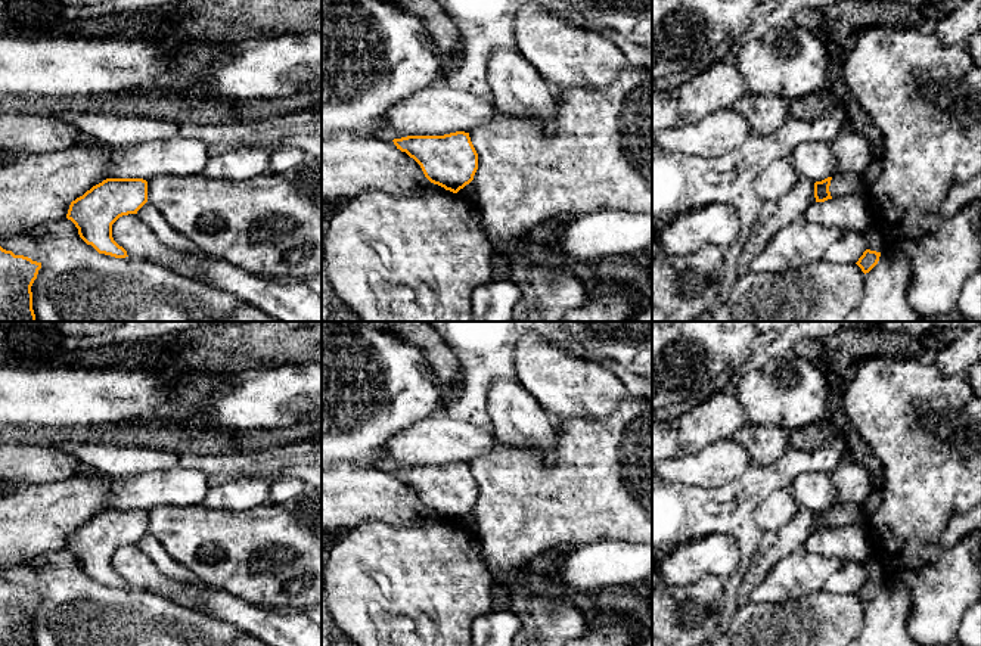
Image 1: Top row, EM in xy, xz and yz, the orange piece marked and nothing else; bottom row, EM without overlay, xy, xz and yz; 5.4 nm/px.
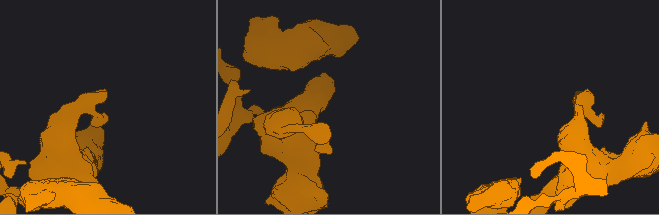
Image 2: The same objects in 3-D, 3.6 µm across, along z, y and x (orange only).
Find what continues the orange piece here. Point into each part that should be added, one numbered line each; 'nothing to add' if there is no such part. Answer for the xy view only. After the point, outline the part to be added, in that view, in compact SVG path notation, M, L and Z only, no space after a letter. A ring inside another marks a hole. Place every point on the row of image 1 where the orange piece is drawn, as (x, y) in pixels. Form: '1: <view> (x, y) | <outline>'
1: xy (270, 224) | M322 156L279 173L232 181L204 174L155 176L148 202L204 254L274 279L322 273Z

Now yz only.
1: yz (841, 185) | M835 173L831 180L829 192L832 199L850 195L860 195L864 198L869 186L870 184L863 178L863 176Z

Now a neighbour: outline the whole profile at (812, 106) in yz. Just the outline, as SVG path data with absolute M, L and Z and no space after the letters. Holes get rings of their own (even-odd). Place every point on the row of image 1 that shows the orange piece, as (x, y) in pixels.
M825 90L789 100L789 115L795 119L817 119L828 117L835 109L835 102Z

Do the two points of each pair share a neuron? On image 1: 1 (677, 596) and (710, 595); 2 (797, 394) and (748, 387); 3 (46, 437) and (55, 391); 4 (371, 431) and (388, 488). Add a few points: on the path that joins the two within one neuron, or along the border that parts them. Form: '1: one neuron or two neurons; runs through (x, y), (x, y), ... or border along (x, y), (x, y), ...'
1: one neuron; runs through (685, 596), (702, 596)
2: one neuron; runs through (785, 394), (760, 393)
3: two neurons; border along (27, 425), (83, 426)
4: two neurons; border along (337, 460), (353, 460), (368, 466)

